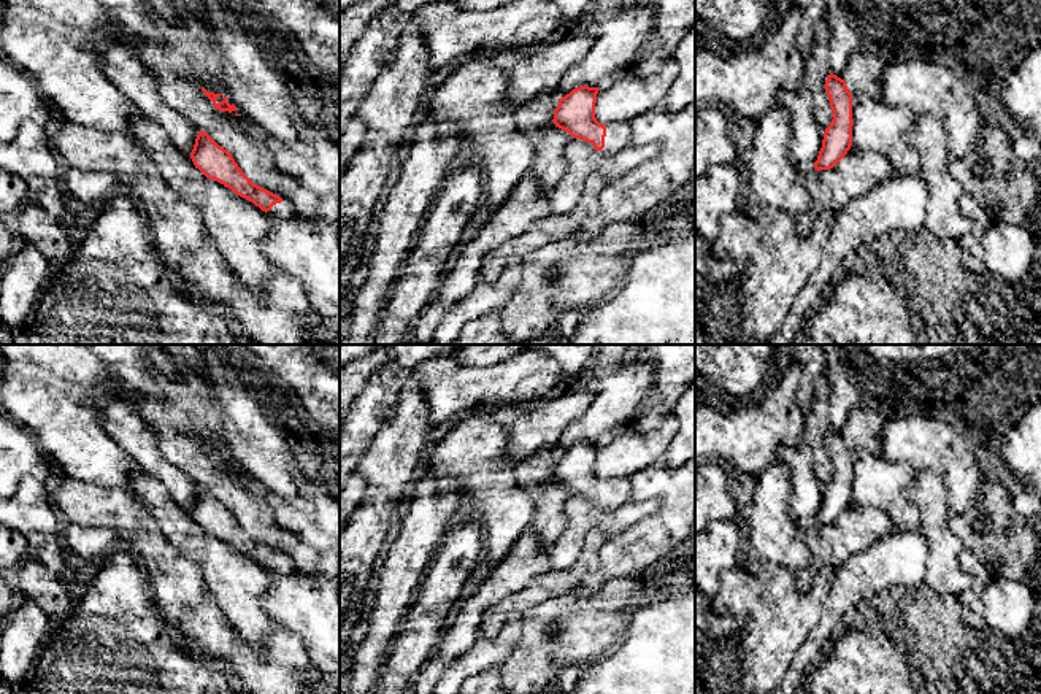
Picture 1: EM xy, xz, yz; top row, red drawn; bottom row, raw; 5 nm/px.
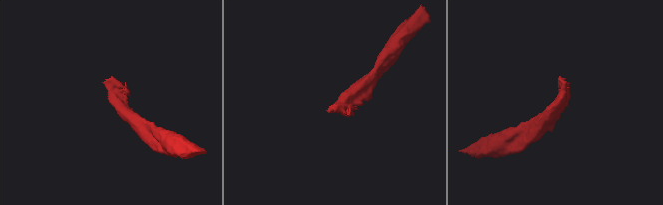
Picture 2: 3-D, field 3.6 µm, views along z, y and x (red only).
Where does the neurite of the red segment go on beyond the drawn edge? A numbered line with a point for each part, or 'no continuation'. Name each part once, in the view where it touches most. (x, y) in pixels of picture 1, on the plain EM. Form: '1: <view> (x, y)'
1: xy (283, 567)

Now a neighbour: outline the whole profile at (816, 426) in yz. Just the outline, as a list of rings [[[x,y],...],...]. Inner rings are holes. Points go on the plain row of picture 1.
[[[824,375],[812,381],[814,400],[805,413],[805,429],[800,446],[806,446],[811,453],[811,464],[816,476],[827,484],[832,480],[833,467],[825,446],[825,435],[830,430],[830,386]]]

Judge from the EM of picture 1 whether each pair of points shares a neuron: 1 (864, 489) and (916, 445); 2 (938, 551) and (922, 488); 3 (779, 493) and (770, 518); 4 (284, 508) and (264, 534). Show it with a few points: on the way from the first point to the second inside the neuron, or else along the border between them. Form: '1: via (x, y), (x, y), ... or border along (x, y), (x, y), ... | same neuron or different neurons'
1: border along (881, 454), (891, 461), (906, 462), (916, 472) | different neurons
2: via (938, 535), (932, 504) | same neuron
3: via (773, 499), (770, 512) | same neuron
4: border along (268, 493), (276, 521), (305, 542) | different neurons

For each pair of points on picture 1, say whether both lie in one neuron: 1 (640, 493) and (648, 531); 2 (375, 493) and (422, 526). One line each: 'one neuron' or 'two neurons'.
1: one neuron
2: two neurons

